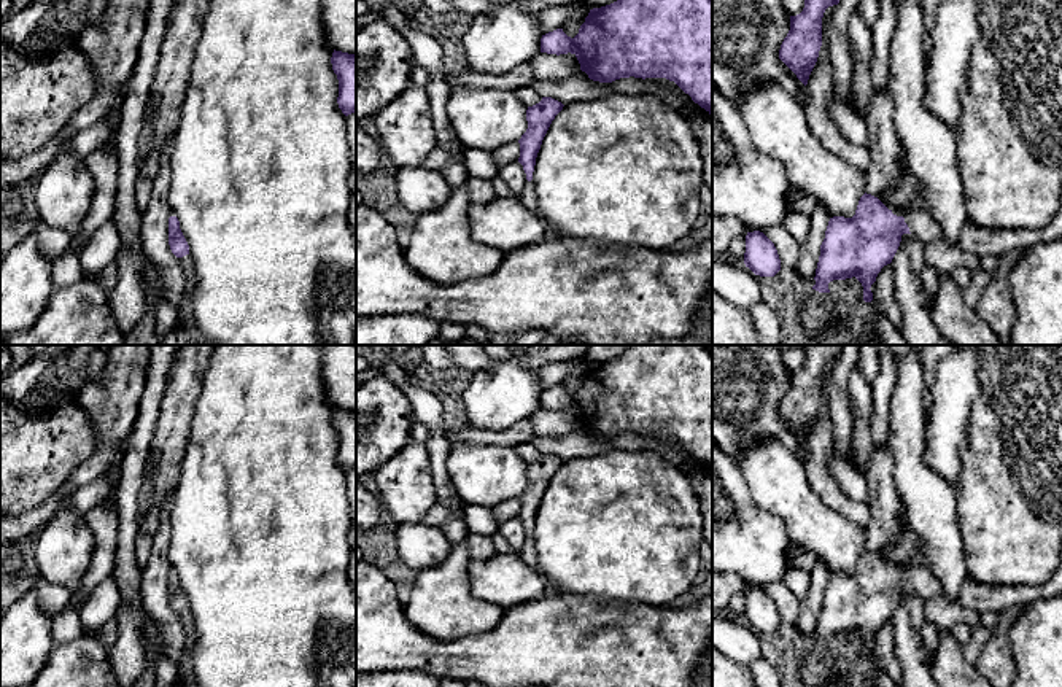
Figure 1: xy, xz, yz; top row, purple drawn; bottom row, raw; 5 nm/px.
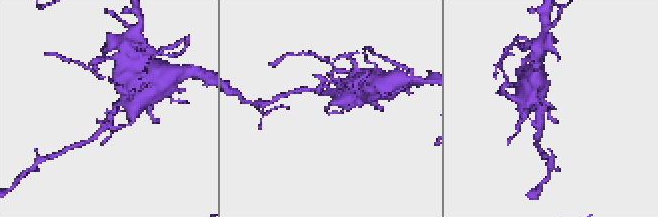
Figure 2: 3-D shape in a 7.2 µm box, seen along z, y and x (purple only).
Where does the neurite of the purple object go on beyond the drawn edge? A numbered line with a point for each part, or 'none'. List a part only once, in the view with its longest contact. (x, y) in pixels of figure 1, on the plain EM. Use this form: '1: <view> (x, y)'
1: yz (922, 582)

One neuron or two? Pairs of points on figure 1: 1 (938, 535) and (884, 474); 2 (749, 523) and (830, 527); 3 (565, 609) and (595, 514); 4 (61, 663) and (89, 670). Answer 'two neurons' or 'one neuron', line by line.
1: two neurons
2: two neurons
3: two neurons
4: one neuron

